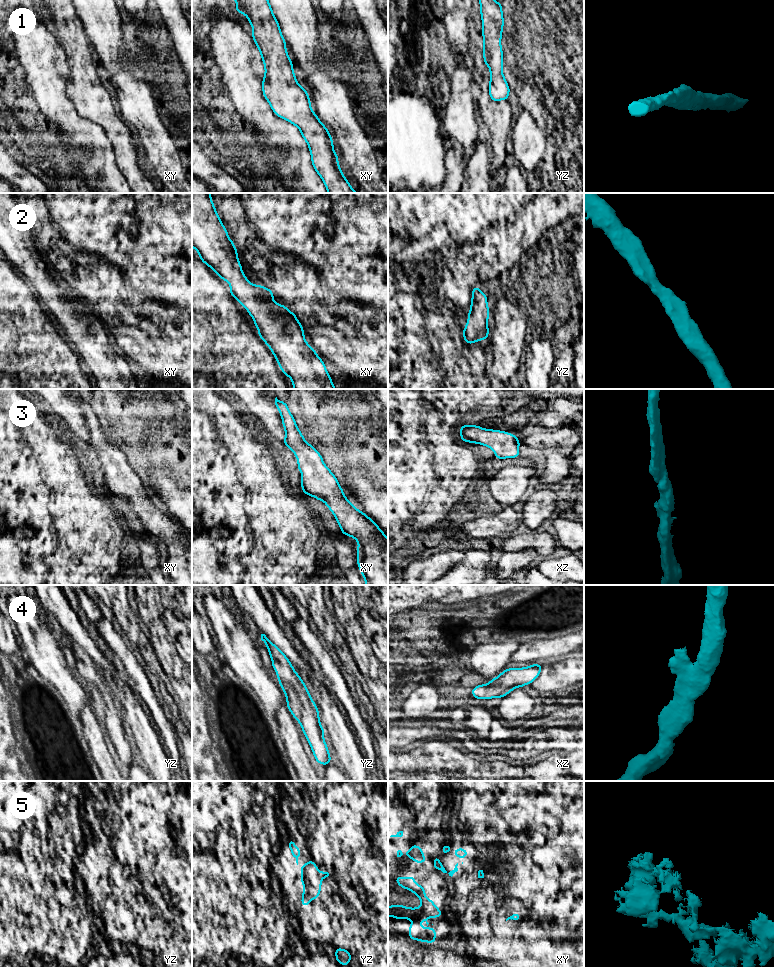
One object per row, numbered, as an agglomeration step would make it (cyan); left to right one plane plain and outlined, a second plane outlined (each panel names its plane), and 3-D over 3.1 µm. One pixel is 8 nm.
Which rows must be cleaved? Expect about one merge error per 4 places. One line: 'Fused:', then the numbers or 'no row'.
Fused: 5

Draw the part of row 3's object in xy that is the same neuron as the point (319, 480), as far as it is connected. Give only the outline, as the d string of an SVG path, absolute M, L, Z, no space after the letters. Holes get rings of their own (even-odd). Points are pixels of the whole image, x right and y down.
M276 397L275 405L281 414L282 423L285 428L286 435L283 442L296 455L298 470L303 474L301 479L303 494L324 501L337 519L341 532L346 536L352 536L359 542L359 546L357 547L357 564L366 585L388 585L388 539L384 532L372 519L355 508L347 500L335 475L323 463L321 454L305 441L286 402L282 402Z

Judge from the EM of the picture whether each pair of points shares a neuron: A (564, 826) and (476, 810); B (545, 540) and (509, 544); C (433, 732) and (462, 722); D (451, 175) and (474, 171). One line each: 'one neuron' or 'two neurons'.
A: one neuron
B: one neuron
C: two neurons
D: two neurons

